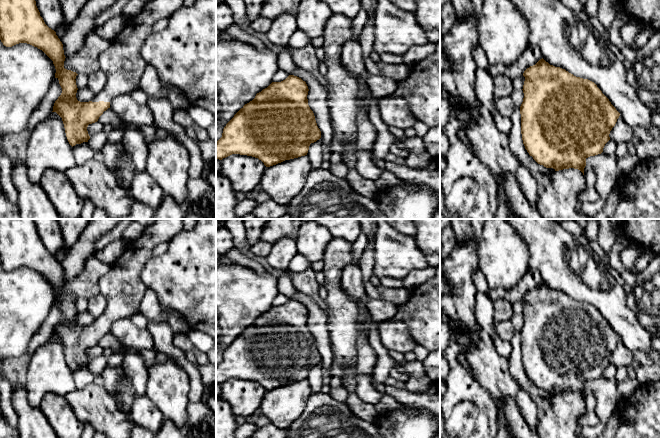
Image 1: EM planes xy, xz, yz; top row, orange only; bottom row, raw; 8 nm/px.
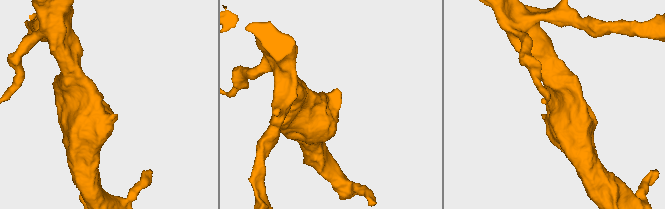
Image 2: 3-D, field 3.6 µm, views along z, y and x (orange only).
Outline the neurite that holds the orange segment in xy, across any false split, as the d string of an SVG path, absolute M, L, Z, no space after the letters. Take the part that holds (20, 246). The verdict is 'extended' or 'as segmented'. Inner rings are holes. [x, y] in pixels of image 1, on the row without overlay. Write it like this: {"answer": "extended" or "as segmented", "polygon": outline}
{"answer": "extended", "polygon": "M0 219L0 264L6 271L19 267L27 267L42 274L52 285L56 293L55 302L59 304L62 317L55 325L53 335L63 345L65 357L69 368L88 366L90 360L87 355L89 348L98 345L99 341L110 332L110 326L117 320L131 318L140 312L140 304L146 292L146 287L141 280L141 272L153 256L154 248L161 243L168 243L183 229L182 219L155 219L155 222L144 229L135 240L126 243L125 251L119 259L111 265L107 273L98 280L100 294L107 303L105 311L89 326L80 326L76 322L76 296L64 292L65 279L63 268L56 256L49 252L36 230L34 219Z"}

